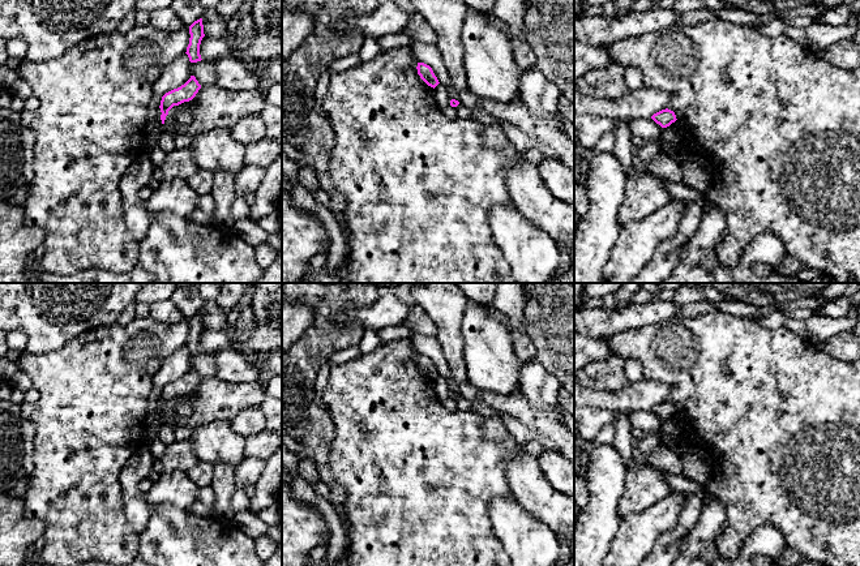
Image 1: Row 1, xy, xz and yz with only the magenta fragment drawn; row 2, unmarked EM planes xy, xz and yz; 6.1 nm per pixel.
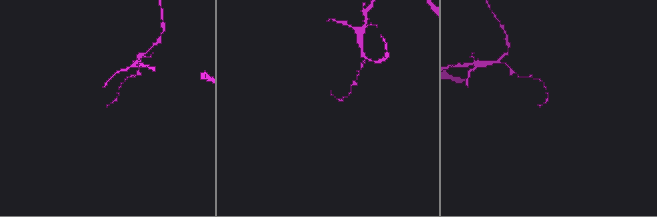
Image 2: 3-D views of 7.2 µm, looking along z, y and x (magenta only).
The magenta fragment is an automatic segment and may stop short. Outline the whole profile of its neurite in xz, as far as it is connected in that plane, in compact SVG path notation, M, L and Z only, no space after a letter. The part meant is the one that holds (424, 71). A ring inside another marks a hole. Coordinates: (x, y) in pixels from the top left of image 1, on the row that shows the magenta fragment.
M418 63L418 74L420 78L431 87L436 87L440 82L437 77L435 76L432 68L424 63Z

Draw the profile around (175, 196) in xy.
M185 179L162 180L145 206L150 220L164 211L188 219L197 209L198 198Z

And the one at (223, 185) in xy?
M219 170L215 171L210 196L214 198L214 220L221 226L232 228L235 219L231 215L231 206L235 200L235 177L236 175Z

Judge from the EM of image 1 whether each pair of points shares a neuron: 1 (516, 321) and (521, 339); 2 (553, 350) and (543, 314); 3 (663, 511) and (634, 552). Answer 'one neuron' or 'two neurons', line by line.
1: one neuron
2: one neuron
3: one neuron

